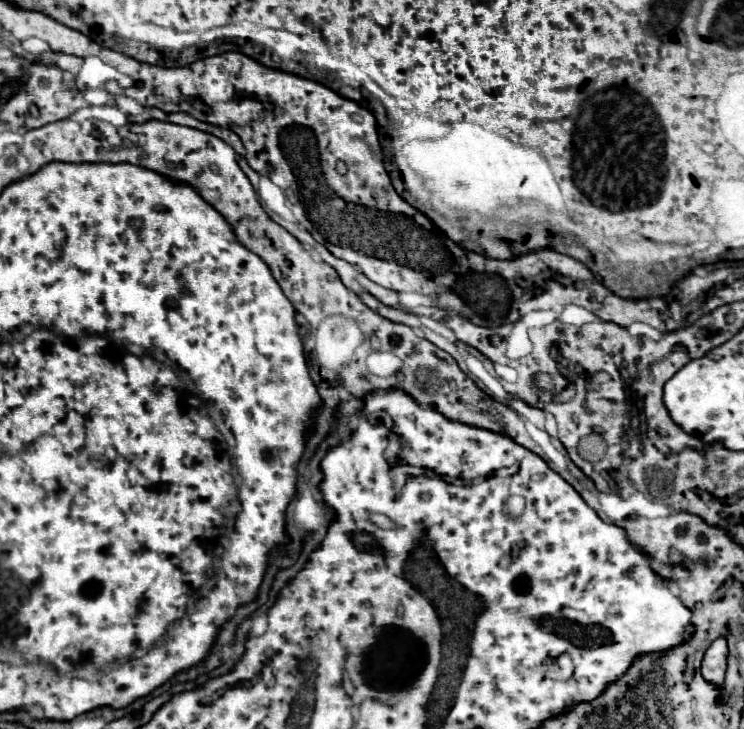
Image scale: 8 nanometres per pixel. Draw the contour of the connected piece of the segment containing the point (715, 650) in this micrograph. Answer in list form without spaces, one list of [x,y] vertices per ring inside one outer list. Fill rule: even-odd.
[[[718,638],[710,644],[710,648],[704,654],[704,662],[706,662],[706,678],[712,686],[722,688],[724,686],[724,672],[726,672],[726,656],[728,656],[728,648],[726,648],[726,640]]]

